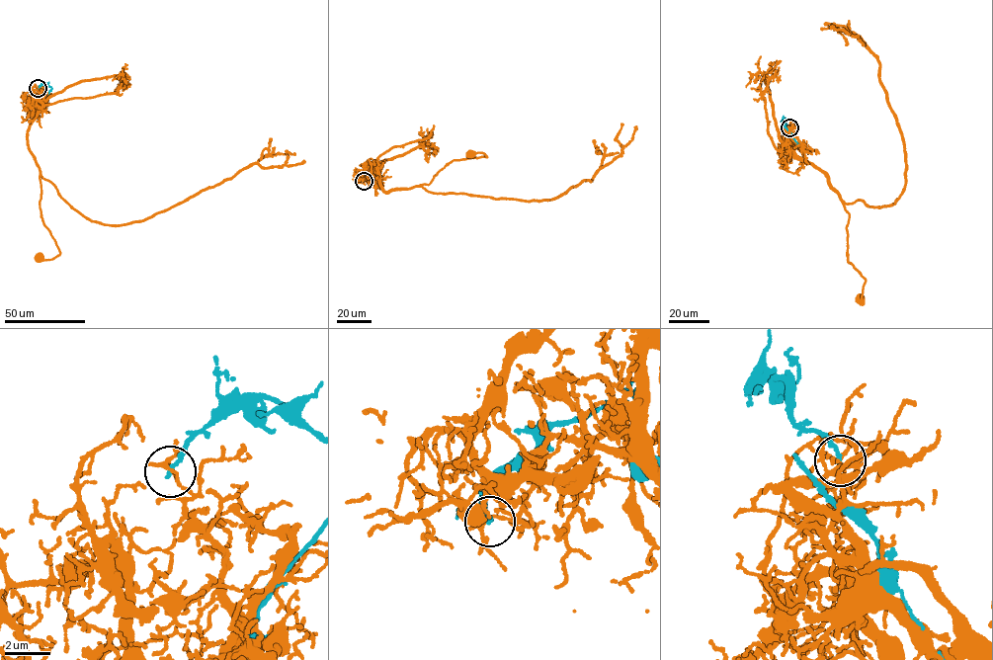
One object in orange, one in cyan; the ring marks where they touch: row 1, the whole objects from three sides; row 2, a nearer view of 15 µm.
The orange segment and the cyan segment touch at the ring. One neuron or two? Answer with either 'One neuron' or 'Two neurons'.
Two neurons

